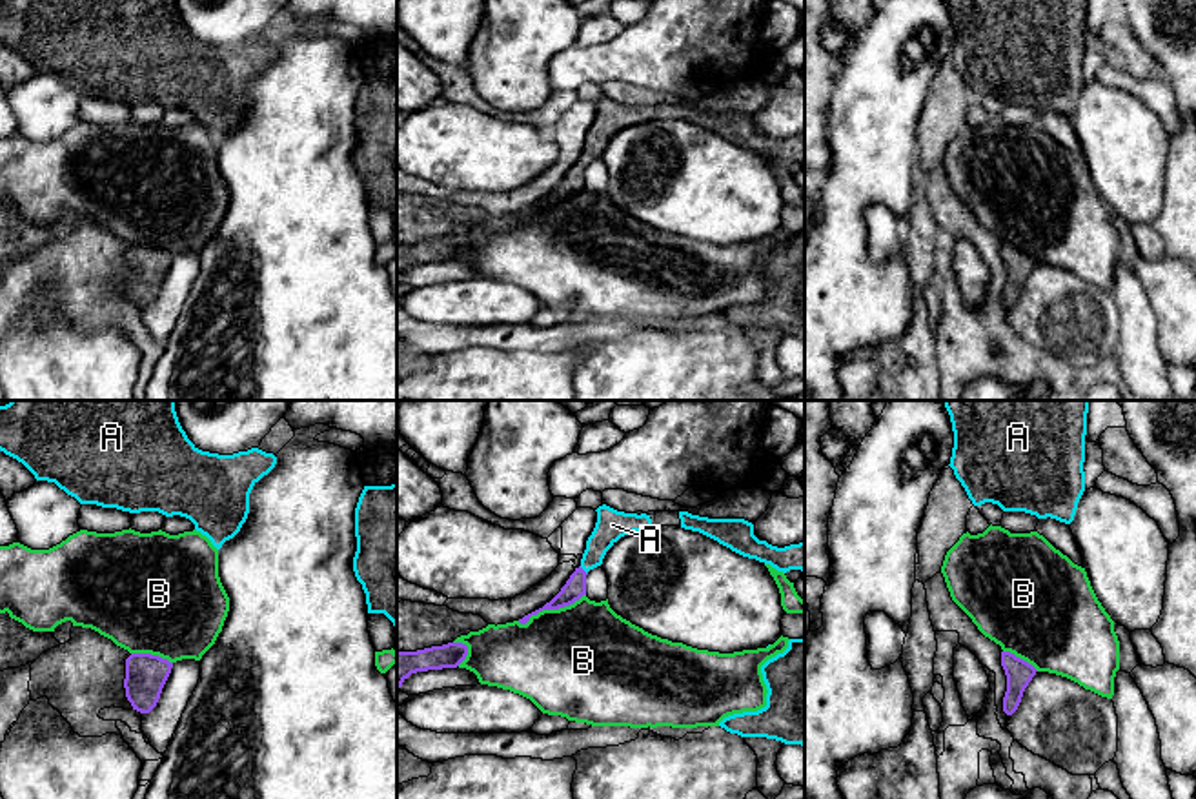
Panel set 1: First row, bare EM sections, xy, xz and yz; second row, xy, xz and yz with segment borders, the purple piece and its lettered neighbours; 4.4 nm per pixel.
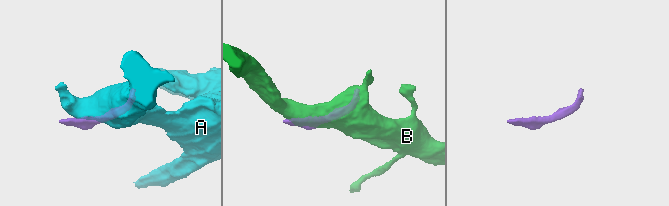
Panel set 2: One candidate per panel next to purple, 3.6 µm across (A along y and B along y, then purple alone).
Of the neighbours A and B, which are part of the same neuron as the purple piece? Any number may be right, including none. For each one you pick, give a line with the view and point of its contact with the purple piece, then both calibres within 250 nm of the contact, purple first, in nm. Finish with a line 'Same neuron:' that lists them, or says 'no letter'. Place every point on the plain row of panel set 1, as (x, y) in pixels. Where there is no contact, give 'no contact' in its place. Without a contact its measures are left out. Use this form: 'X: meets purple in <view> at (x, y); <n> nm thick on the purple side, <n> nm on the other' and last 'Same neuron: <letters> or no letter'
A: meets purple in xz at (583, 162); 100 nm thick on the purple side, 140 nm on the other
Same neuron: A

